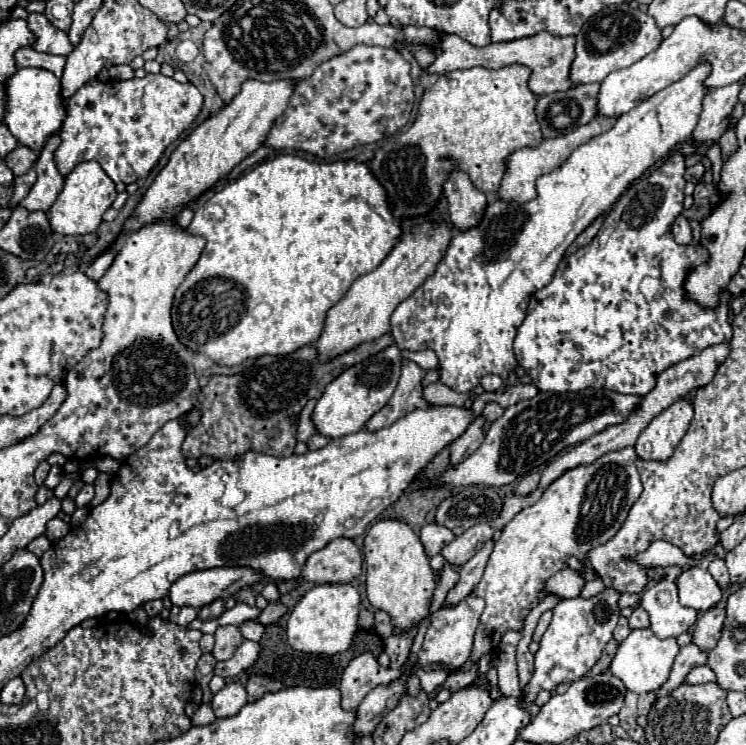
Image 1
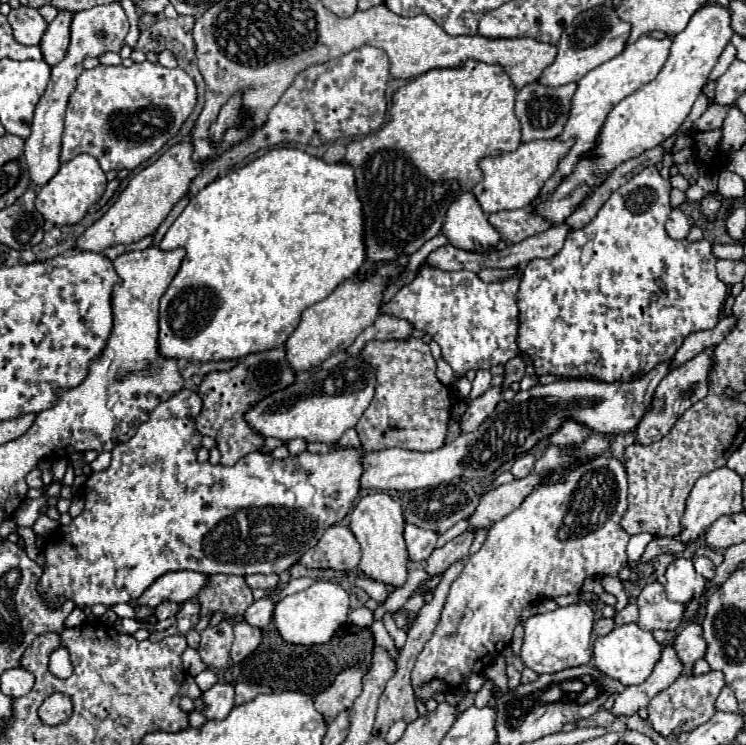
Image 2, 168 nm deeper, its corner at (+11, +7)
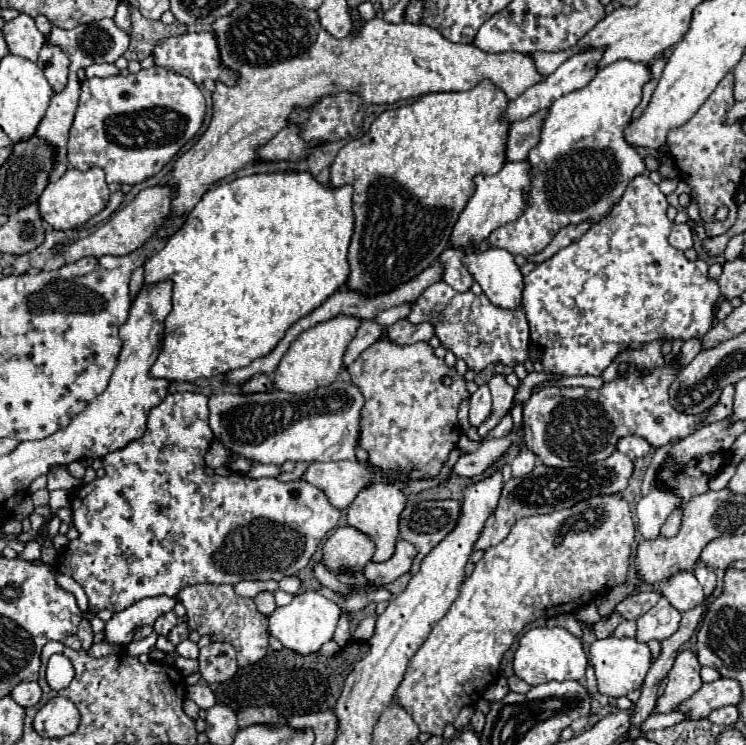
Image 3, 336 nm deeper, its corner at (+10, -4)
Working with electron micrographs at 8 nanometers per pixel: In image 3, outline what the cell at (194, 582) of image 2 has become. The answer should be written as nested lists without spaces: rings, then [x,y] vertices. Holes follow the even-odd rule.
[[[153,597],[141,599],[131,607],[113,613],[109,623],[105,623],[105,641],[111,645],[129,645],[139,627],[153,625],[155,619],[165,611],[171,611],[175,603],[175,597]]]

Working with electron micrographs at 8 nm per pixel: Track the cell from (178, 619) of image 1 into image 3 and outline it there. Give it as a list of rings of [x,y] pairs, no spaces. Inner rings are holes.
[[[169,611],[169,613],[163,613],[163,615],[155,621],[153,629],[155,629],[157,635],[167,635],[175,625],[177,625],[177,615],[175,615],[173,611]]]

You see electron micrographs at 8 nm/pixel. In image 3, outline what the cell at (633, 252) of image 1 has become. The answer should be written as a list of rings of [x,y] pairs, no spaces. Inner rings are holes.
[[[639,175],[629,183],[623,199],[613,207],[609,217],[591,225],[579,241],[525,275],[523,309],[531,327],[531,341],[543,349],[541,361],[545,371],[557,371],[567,377],[601,375],[625,349],[639,349],[657,337],[687,341],[703,337],[709,331],[715,305],[721,297],[719,285],[707,277],[709,267],[705,261],[689,261],[683,251],[669,245],[667,237],[673,223],[665,215],[667,207],[665,195],[649,175]]]

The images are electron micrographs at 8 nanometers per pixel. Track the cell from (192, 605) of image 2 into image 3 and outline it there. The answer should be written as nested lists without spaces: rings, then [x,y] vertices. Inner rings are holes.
[[[177,623],[171,631],[169,631],[169,635],[167,635],[167,639],[173,643],[173,645],[179,645],[183,639],[187,639],[189,637],[189,627],[185,625],[185,623]]]

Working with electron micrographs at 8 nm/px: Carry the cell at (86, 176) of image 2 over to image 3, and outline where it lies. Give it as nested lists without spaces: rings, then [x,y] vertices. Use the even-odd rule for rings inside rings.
[[[91,167],[89,171],[79,171],[79,169],[67,169],[63,177],[57,181],[51,181],[43,195],[39,197],[39,213],[41,217],[53,227],[53,229],[77,229],[85,221],[89,221],[93,215],[101,213],[105,205],[109,203],[109,187],[105,183],[105,173],[99,167]]]

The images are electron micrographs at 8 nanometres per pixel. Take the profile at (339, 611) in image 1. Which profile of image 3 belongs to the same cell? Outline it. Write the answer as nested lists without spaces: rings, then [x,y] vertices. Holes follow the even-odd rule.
[[[305,591],[305,593],[295,595],[295,599],[289,605],[275,609],[275,613],[269,617],[269,633],[275,639],[279,639],[283,647],[299,655],[311,655],[319,651],[319,647],[333,637],[339,615],[341,615],[341,609],[337,603],[333,603],[331,599],[323,597],[317,591]]]

